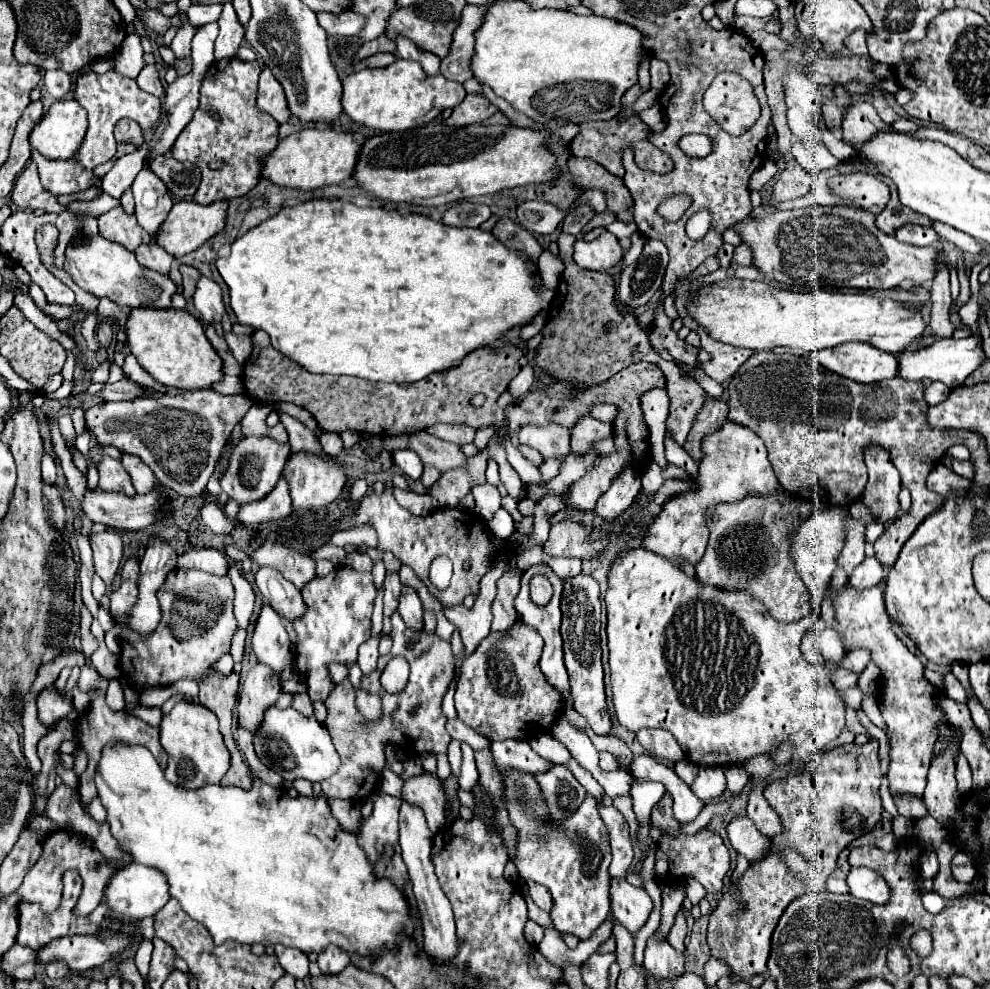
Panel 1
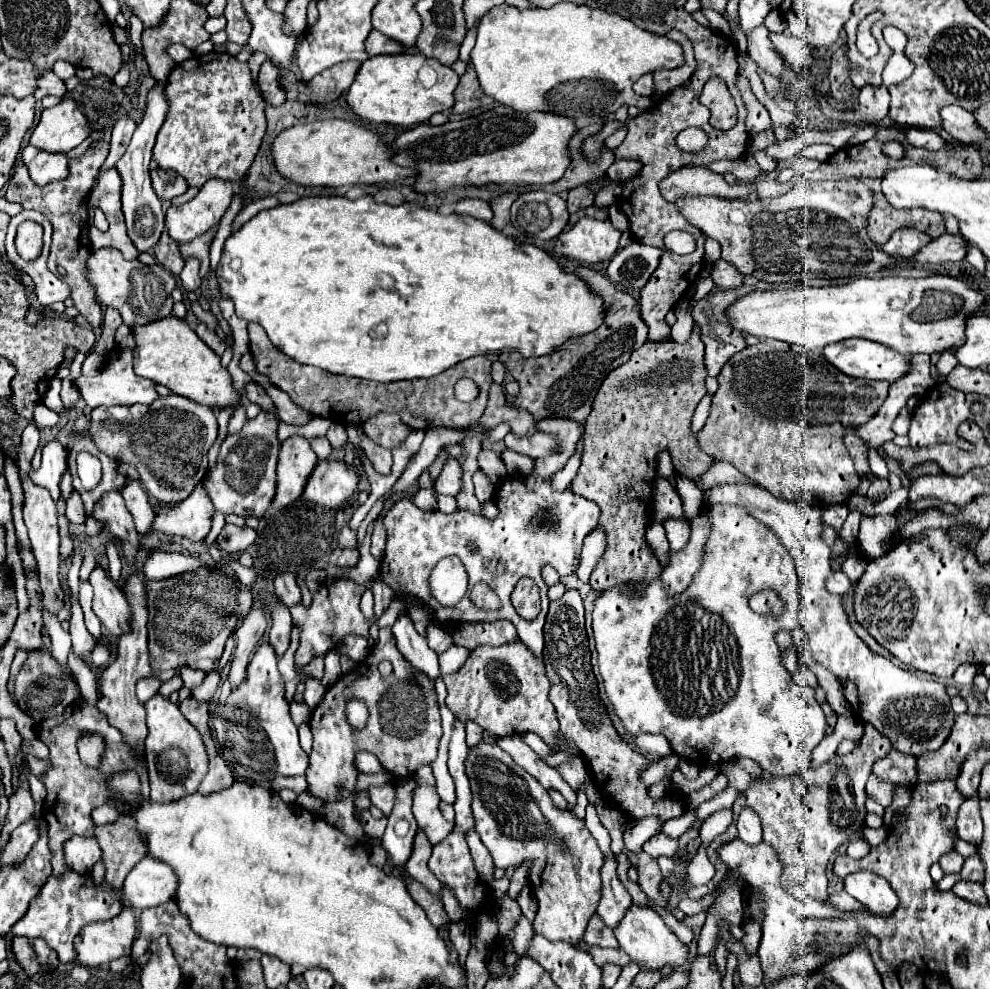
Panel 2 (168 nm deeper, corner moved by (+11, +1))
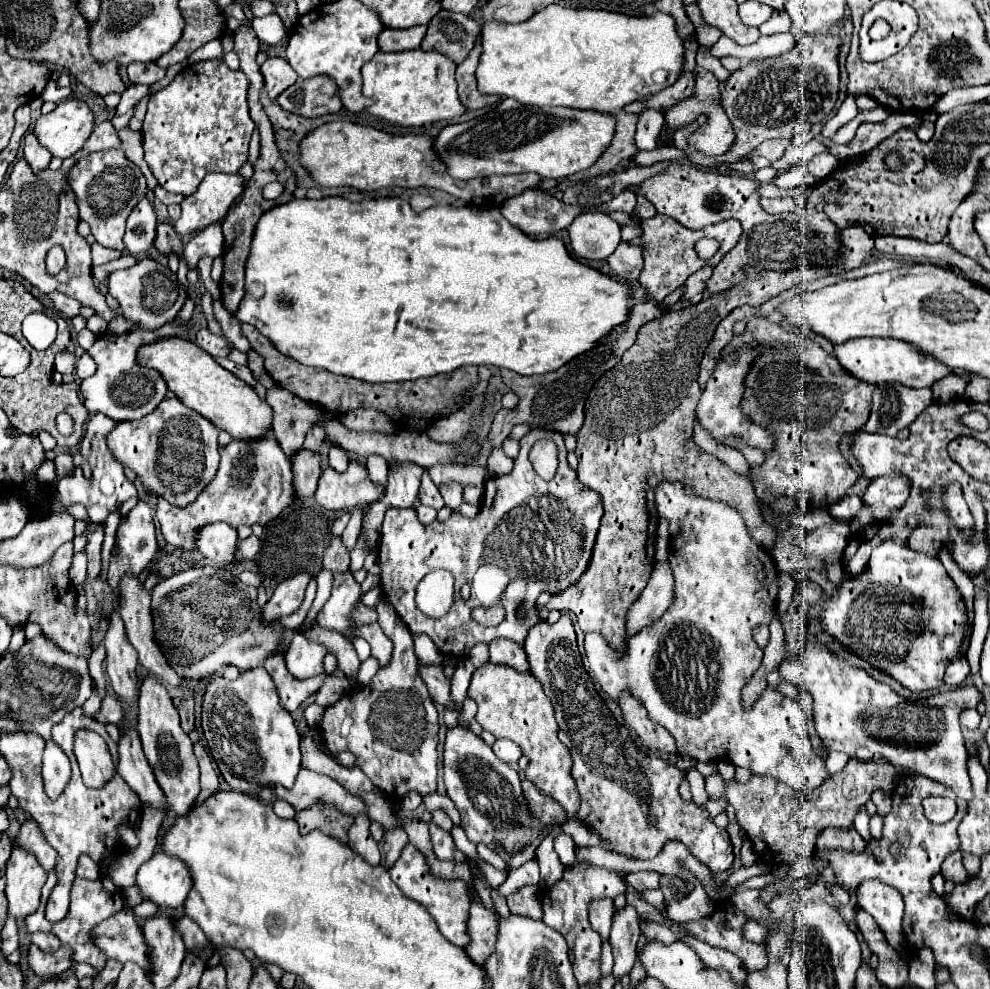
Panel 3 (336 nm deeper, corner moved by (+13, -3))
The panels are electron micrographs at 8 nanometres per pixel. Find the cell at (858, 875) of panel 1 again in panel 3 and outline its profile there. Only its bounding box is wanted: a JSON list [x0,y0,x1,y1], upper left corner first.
[857,880,905,950]

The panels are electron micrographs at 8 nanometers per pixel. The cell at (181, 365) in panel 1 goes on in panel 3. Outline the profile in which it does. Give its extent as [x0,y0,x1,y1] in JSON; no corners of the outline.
[137,338,273,440]

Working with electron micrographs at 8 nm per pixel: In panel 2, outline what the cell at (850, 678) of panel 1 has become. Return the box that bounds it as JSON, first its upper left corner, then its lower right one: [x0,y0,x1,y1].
[793,668,819,688]

